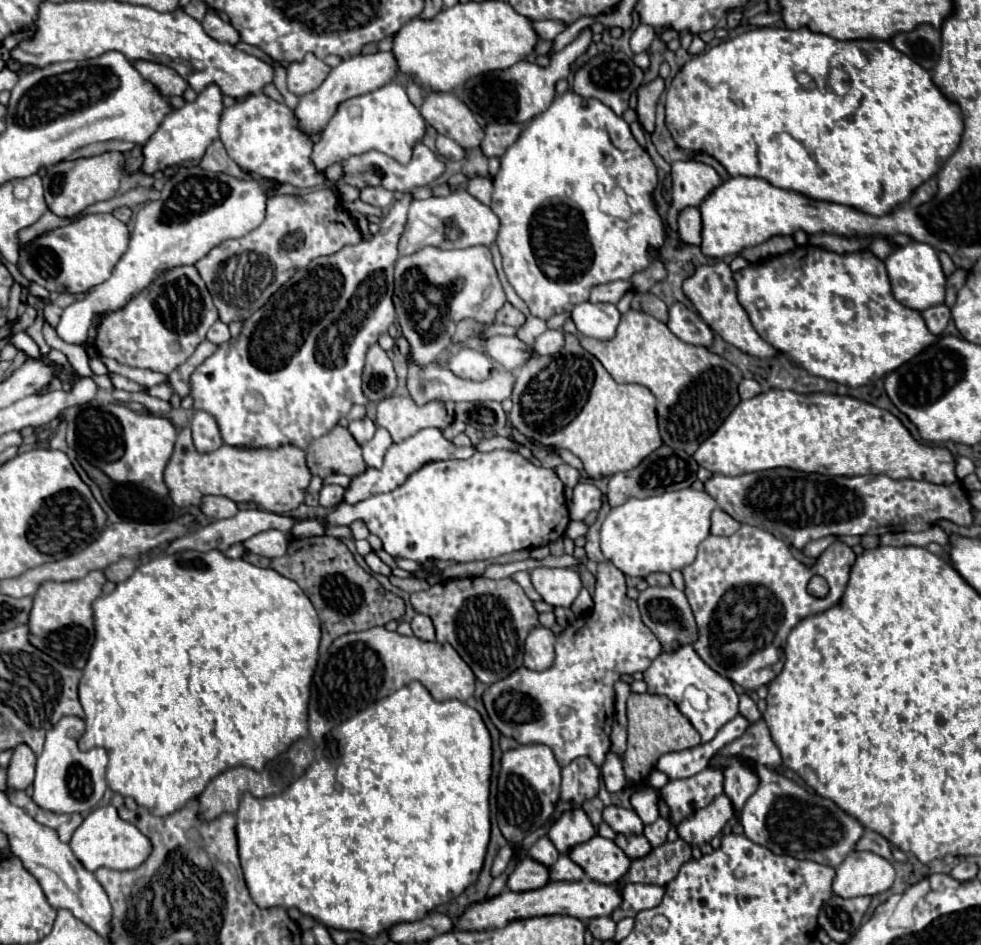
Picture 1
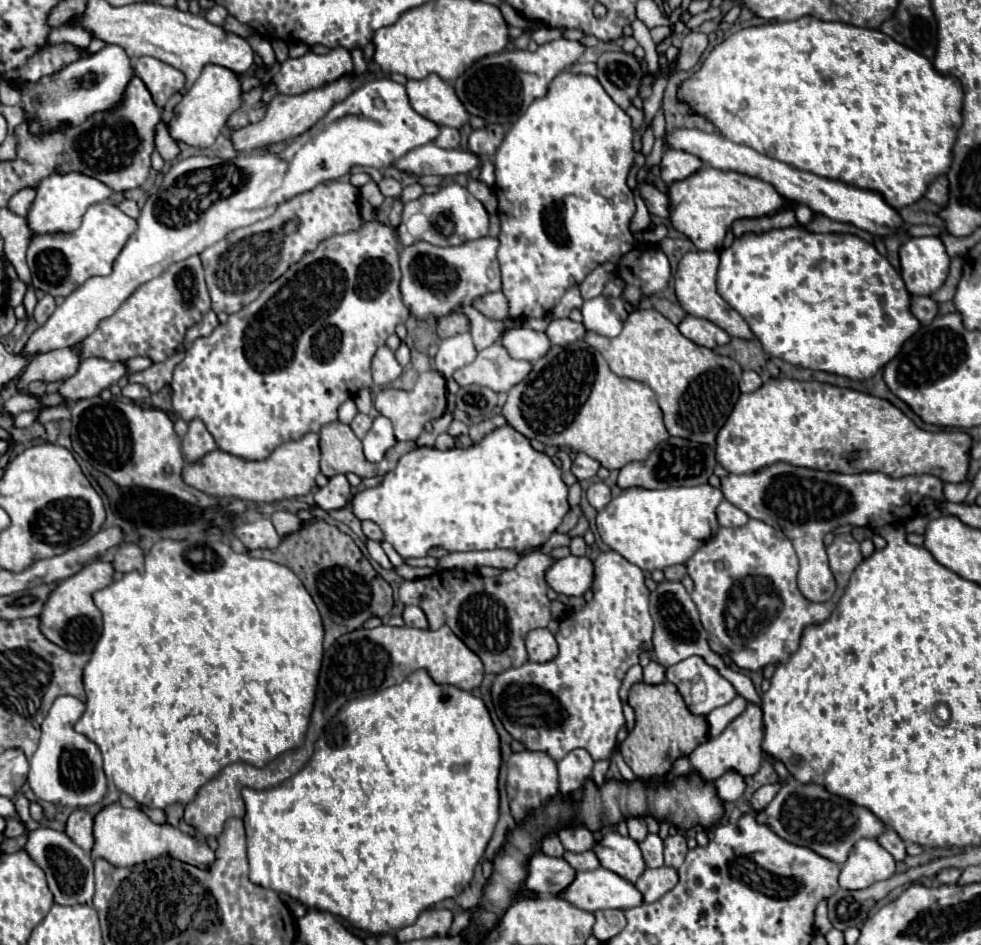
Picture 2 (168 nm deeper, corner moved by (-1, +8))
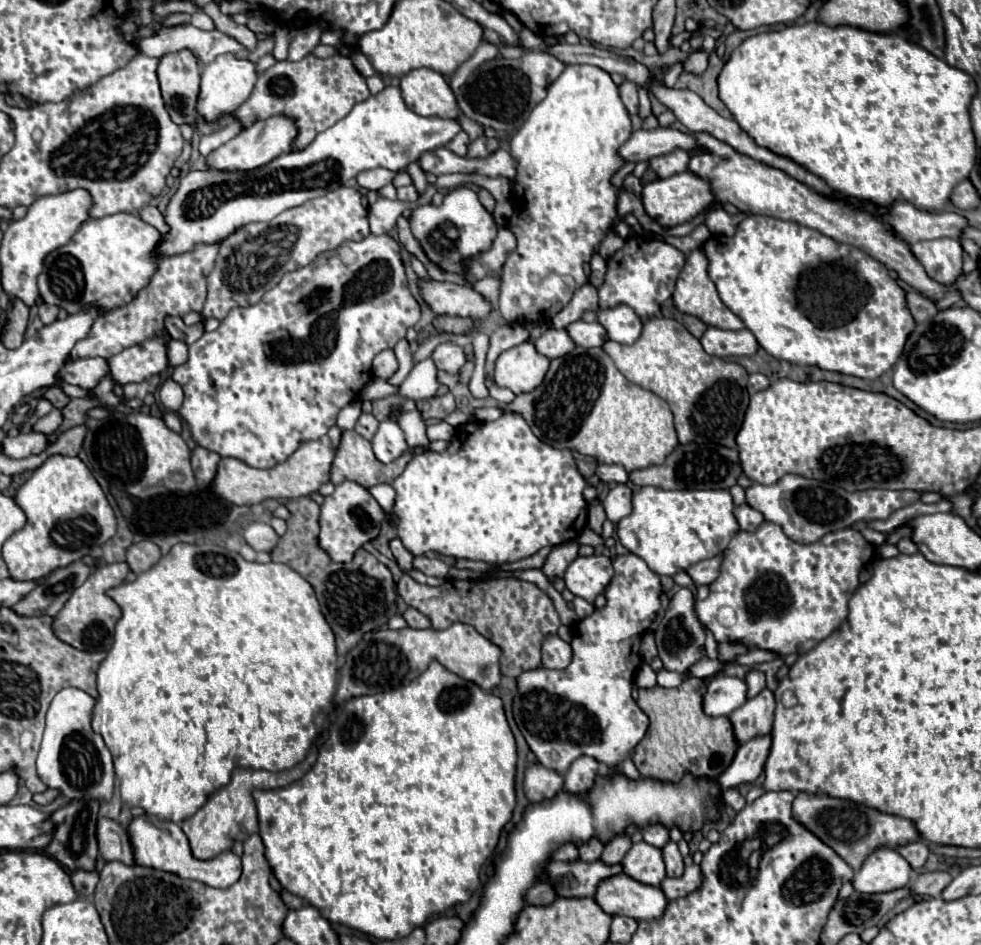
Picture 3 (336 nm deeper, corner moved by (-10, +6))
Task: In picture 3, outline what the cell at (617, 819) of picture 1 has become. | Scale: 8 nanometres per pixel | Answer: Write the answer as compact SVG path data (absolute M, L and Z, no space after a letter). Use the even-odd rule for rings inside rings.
M647 825L643 829L643 841L647 841L653 847L663 847L669 841L669 831L663 825Z

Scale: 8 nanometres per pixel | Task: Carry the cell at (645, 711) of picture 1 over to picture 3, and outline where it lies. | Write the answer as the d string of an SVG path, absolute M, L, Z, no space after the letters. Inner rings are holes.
M687 679L679 687L639 689L637 705L649 717L649 729L633 751L633 763L641 777L677 783L685 773L717 779L731 763L737 743L727 717L709 717L703 713L703 679Z

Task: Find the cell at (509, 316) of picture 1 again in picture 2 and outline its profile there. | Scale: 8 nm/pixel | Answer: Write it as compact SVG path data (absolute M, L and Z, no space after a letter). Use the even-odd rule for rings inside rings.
M500 291L486 293L486 297L474 301L474 307L492 321L502 321L508 317L508 303Z

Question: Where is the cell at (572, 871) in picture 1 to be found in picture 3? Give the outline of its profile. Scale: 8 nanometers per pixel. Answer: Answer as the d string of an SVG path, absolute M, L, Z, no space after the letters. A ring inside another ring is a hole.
M617 835L617 837L613 837L607 845L605 845L605 849L603 849L603 853L601 853L601 861L605 863L605 865L617 865L621 859L623 859L623 855L627 853L627 849L631 847L631 839L629 837L625 837L625 835Z

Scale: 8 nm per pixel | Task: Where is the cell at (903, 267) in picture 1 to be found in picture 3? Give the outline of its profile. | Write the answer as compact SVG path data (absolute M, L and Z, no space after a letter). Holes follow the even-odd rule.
M957 239L919 241L911 245L911 251L923 265L925 273L941 285L949 285L961 275L963 249Z

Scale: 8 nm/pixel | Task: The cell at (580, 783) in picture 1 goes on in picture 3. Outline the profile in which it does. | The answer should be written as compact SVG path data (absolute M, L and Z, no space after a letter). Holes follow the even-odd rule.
M579 757L571 763L571 767L565 773L565 789L575 791L579 795L587 793L587 789L593 787L595 775L597 775L599 763L593 757Z

